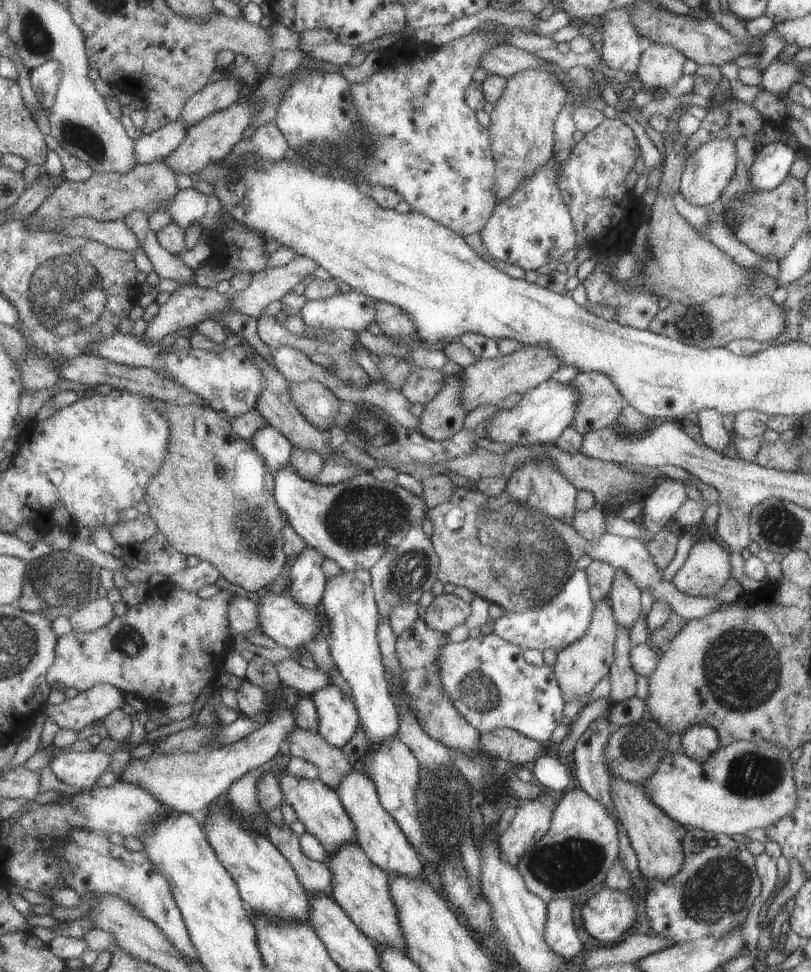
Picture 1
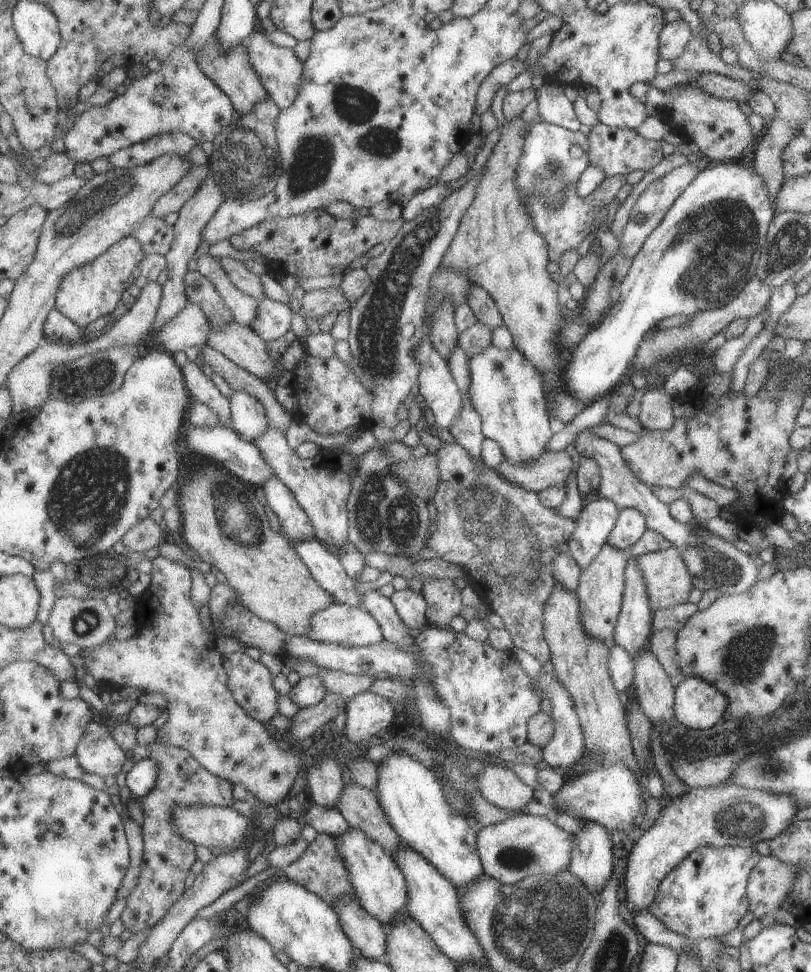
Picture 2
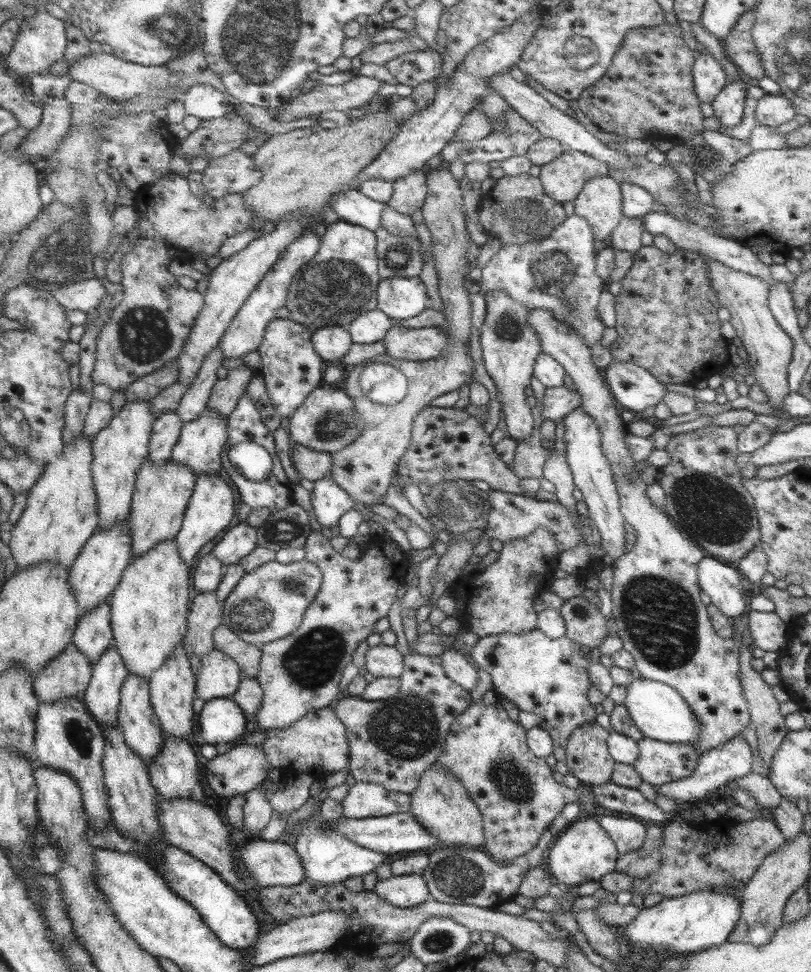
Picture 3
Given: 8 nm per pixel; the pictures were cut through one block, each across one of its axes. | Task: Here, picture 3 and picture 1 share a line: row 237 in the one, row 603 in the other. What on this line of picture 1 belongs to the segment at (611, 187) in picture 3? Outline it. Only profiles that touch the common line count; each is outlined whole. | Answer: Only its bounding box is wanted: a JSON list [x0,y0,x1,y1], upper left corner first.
[553,597,618,702]

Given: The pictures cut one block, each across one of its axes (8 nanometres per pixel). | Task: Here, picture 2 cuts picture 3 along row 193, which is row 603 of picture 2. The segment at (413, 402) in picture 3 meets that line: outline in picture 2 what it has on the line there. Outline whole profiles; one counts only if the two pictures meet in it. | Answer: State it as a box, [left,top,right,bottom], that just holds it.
[422,578,462,627]

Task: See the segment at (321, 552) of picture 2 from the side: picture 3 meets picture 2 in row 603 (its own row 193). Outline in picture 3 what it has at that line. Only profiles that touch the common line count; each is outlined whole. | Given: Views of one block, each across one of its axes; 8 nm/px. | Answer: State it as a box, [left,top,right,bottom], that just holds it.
[330,190,384,232]

